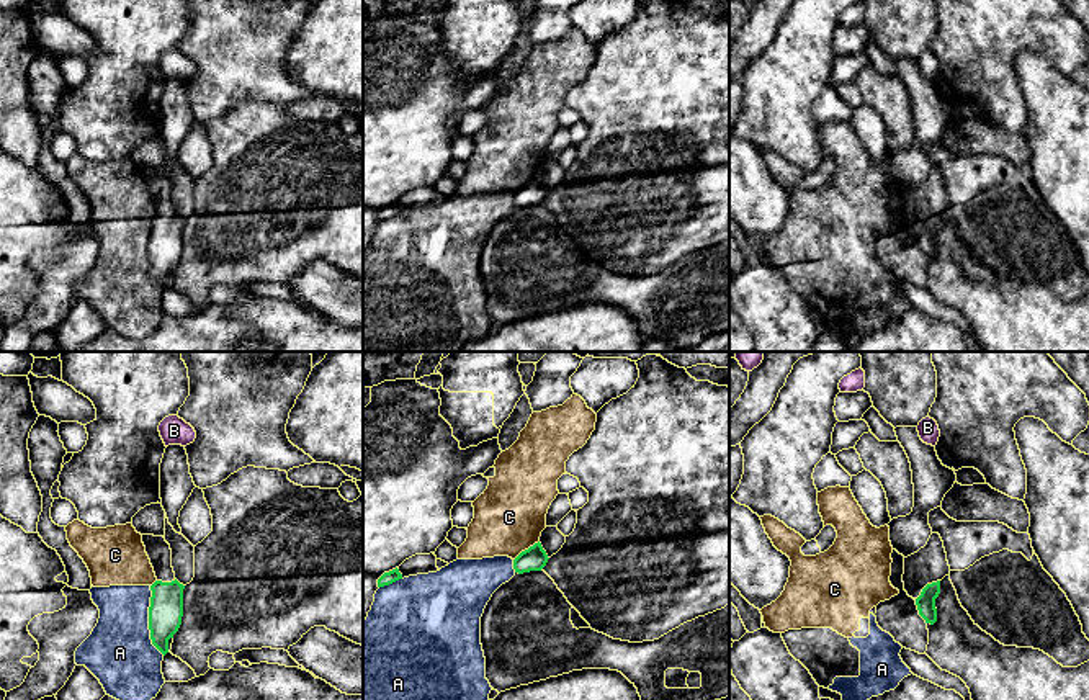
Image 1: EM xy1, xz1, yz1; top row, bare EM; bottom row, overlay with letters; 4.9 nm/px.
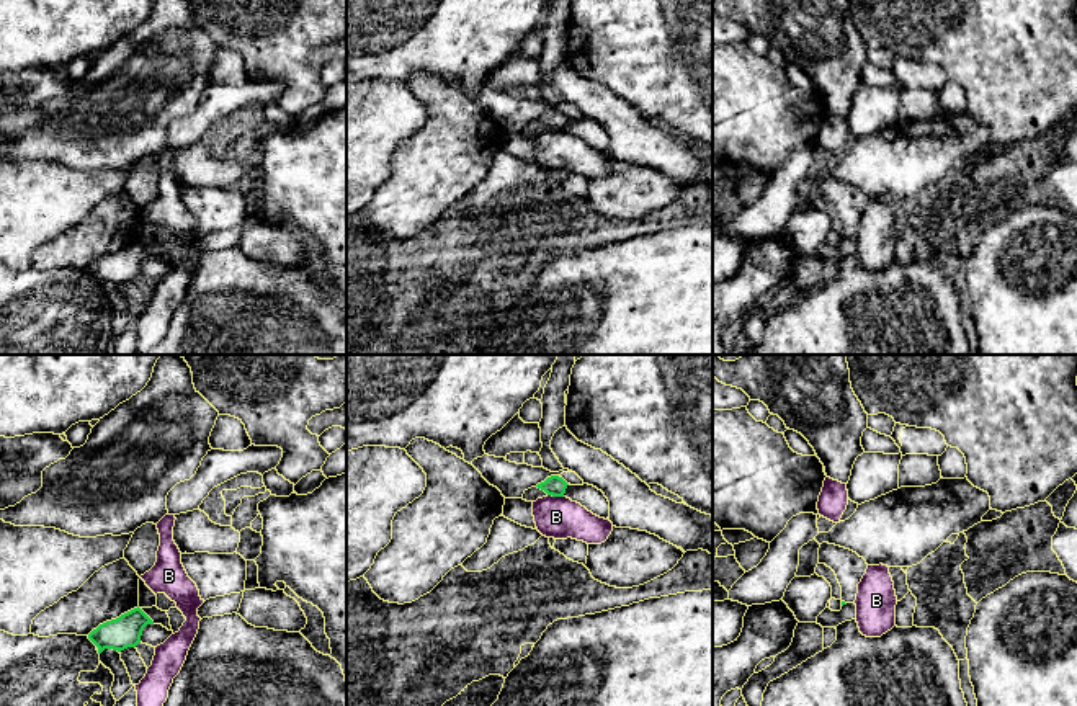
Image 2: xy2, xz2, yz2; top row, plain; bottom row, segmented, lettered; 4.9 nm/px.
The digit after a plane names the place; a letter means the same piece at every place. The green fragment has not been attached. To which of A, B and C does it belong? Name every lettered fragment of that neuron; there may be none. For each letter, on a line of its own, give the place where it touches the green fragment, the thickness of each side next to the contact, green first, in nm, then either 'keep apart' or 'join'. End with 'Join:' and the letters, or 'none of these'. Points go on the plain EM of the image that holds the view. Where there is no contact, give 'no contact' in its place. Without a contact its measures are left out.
A: xy1 (149, 254) | 170/340 nm | keep apart
B: xz2 (556, 129) | 100/200 nm | keep apart
C: xz1 (525, 183) | 120/360 nm | keep apart
Join: none of these

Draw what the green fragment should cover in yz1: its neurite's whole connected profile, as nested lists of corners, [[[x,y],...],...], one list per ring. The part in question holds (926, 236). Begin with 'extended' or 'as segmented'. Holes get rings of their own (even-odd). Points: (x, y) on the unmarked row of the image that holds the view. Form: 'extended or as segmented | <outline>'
as segmented | [[[940,214],[927,218],[921,229],[916,232],[916,239],[919,244],[919,249],[925,254],[925,257],[934,258],[937,255],[937,242],[935,242],[935,232],[940,227]]]

